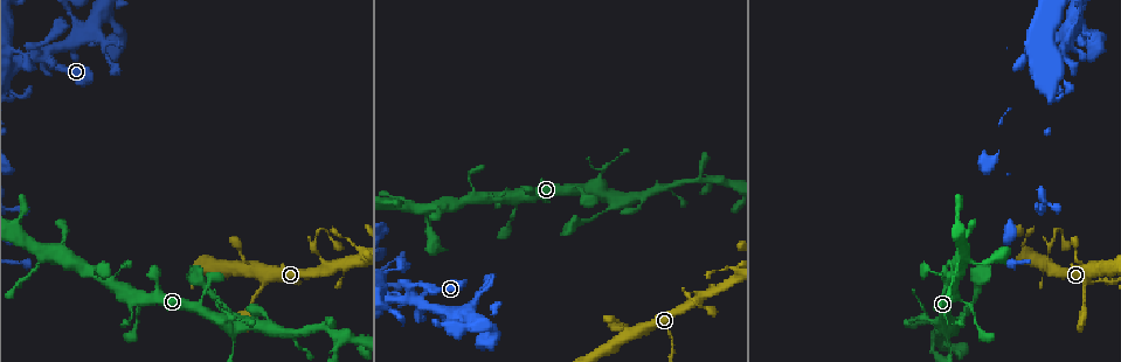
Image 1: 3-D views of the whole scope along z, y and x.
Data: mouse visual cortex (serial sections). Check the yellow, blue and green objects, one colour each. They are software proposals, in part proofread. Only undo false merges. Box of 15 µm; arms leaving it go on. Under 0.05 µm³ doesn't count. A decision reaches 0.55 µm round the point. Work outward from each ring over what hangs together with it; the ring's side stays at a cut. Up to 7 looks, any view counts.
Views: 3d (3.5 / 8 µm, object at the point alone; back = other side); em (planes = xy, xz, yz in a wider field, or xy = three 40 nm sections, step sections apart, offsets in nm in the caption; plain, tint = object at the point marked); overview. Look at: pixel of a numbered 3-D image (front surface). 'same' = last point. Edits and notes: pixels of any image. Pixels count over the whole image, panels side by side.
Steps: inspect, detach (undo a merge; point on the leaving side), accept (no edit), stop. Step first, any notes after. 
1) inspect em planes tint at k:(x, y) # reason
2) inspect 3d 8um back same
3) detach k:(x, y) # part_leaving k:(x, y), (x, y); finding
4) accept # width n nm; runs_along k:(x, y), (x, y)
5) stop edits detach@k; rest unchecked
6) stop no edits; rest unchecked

inspect 3d 3.5um at 1:(934, 271) # sharp bend

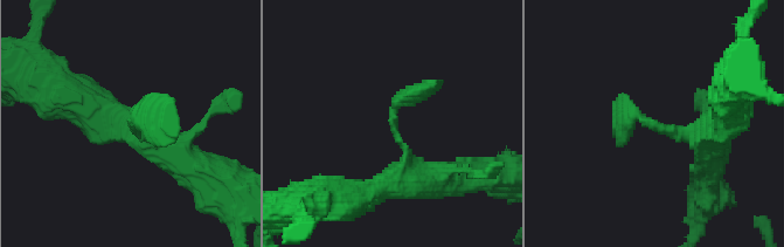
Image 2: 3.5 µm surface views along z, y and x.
accept # runs_along 2:(422, 180), (411, 180), (393, 108), (439, 84); all the same cell

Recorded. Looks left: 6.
inspect 3d 8um at 1:(984, 261)

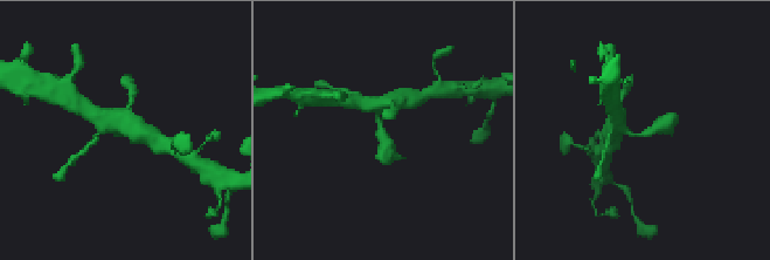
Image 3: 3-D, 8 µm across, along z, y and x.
inspect 3d 3.5um at 3:(643, 133) # zoom in

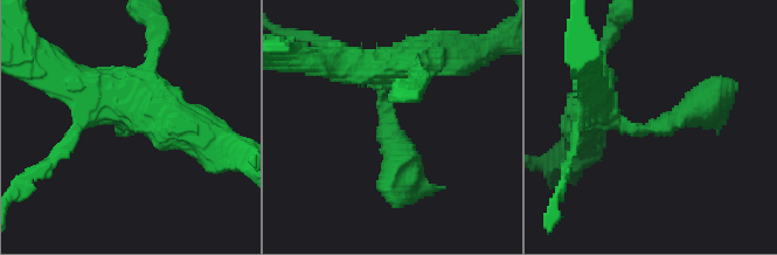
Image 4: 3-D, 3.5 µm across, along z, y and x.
inspect em xy step 5 tint at 4:(650, 126) # arm_widths 400, 500 nm

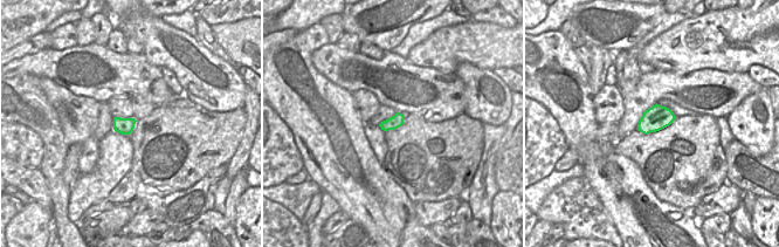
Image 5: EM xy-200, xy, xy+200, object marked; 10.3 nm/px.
accept # runs_along 4:(396, 66), (396, 183); all the same cell

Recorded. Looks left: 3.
inspect 3d 3.5um back at 1:(945, 322) # four arms meet

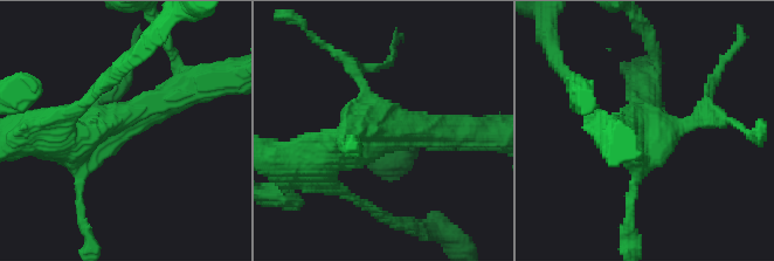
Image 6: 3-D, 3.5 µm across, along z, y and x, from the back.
inspect em xy step 1 plain at 6:(367, 131) # arms 4; arm_widths 150, 200, 450, 500 nm; now the EM

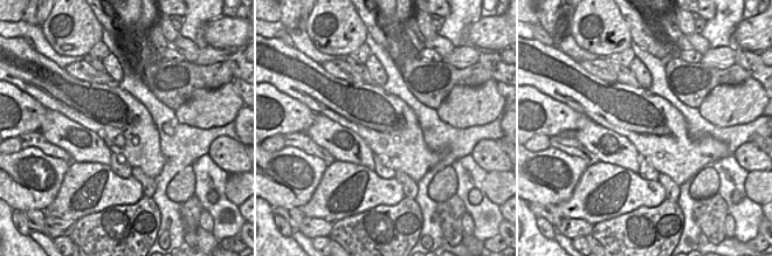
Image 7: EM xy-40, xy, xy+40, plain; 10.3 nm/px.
inspect em xy step 1 tint same

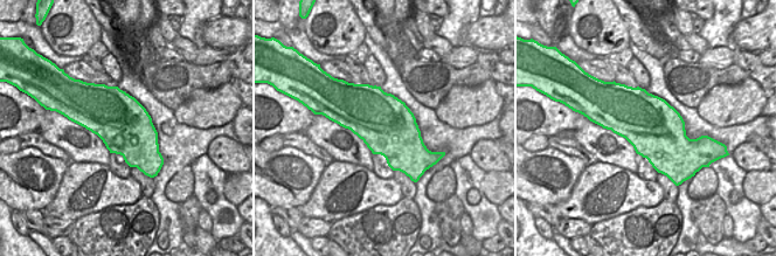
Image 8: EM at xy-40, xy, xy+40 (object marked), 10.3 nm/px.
accept # runs_along 6:(175, 94), (82, 136), (39, 136); one cell here

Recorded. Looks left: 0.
stop no edits; rest unchecked

